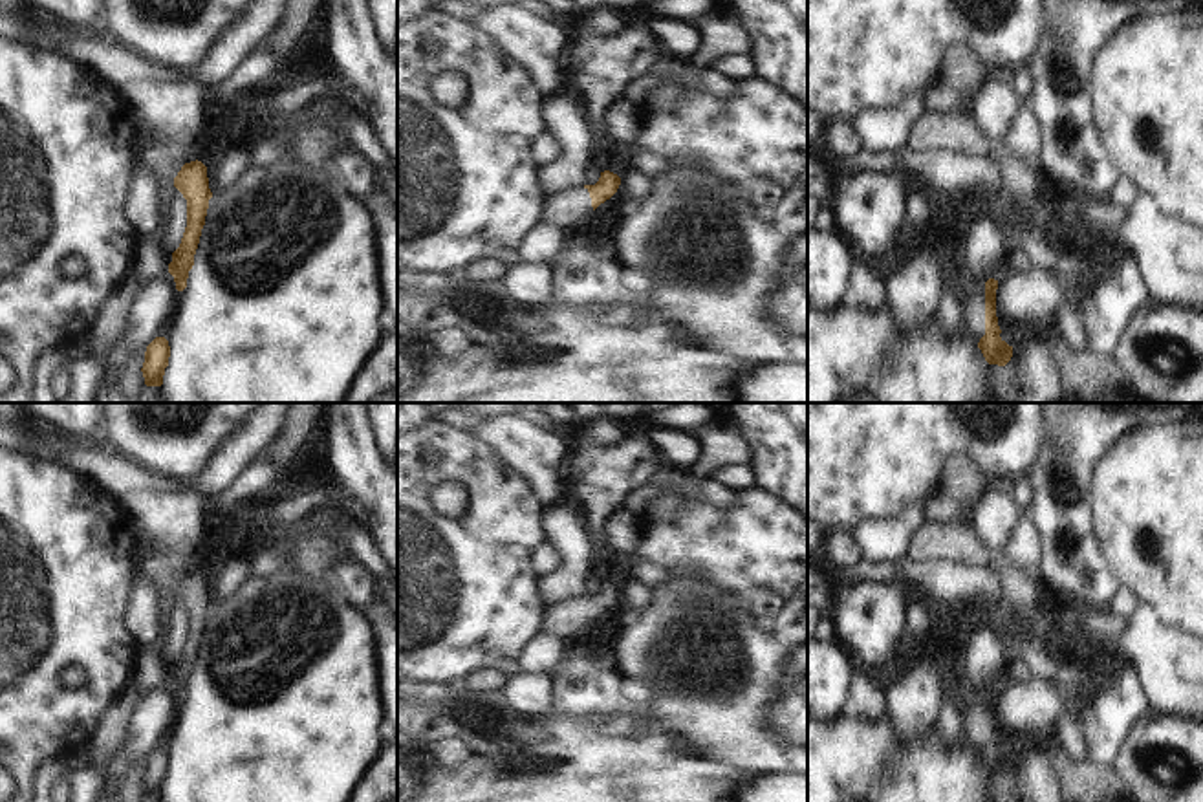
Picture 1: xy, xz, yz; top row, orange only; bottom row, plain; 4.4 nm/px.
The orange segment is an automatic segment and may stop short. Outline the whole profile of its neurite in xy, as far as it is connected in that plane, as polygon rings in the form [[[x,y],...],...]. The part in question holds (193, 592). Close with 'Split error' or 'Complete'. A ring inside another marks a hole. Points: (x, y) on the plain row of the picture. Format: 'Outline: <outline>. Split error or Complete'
Outline: [[[159,553],[148,558],[145,566],[148,573],[165,591],[174,595],[187,610],[187,637],[179,657],[172,663],[168,683],[174,687],[176,699],[187,698],[189,681],[194,676],[194,665],[200,654],[201,639],[212,602],[209,599],[207,577],[201,571],[183,573],[174,557]]]. Split error

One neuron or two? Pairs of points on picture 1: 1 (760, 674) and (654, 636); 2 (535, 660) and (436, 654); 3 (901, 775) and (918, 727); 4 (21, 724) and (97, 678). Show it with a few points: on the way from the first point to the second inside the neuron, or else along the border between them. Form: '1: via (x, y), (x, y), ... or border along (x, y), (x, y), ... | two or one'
1: via (735, 660), (709, 660), (694, 645), (680, 645) | one
2: border along (544, 630), (526, 647), (520, 669) | two
3: border along (887, 718), (899, 757), (934, 731) | two
4: via (41, 704), (52, 693), (83, 693) | one

